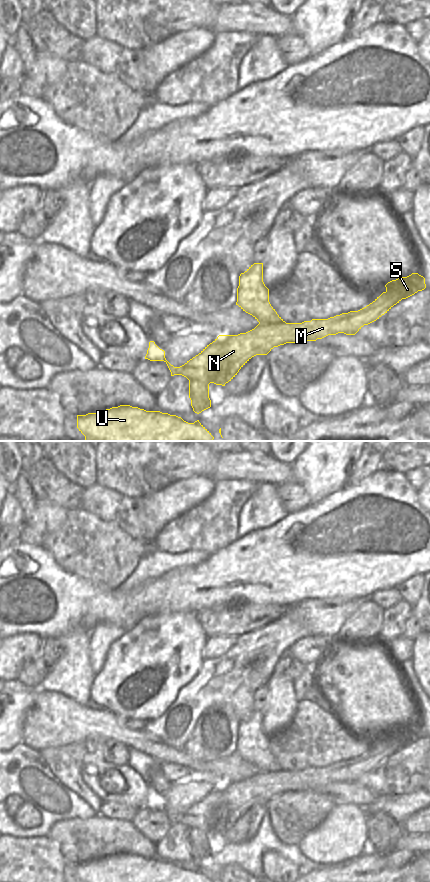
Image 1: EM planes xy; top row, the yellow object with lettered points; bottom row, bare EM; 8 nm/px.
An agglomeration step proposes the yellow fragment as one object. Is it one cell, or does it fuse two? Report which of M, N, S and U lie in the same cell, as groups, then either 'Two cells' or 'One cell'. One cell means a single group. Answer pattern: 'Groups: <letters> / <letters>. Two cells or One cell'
Groups: M S / N U. Two cells.

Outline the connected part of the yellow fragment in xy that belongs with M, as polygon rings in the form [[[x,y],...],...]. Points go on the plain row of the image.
[[[418,721],[388,730],[386,739],[372,751],[358,759],[342,761],[328,767],[312,767],[311,778],[316,787],[328,783],[344,781],[355,783],[364,773],[368,773],[387,761],[402,747],[406,747],[426,736],[425,726]]]

